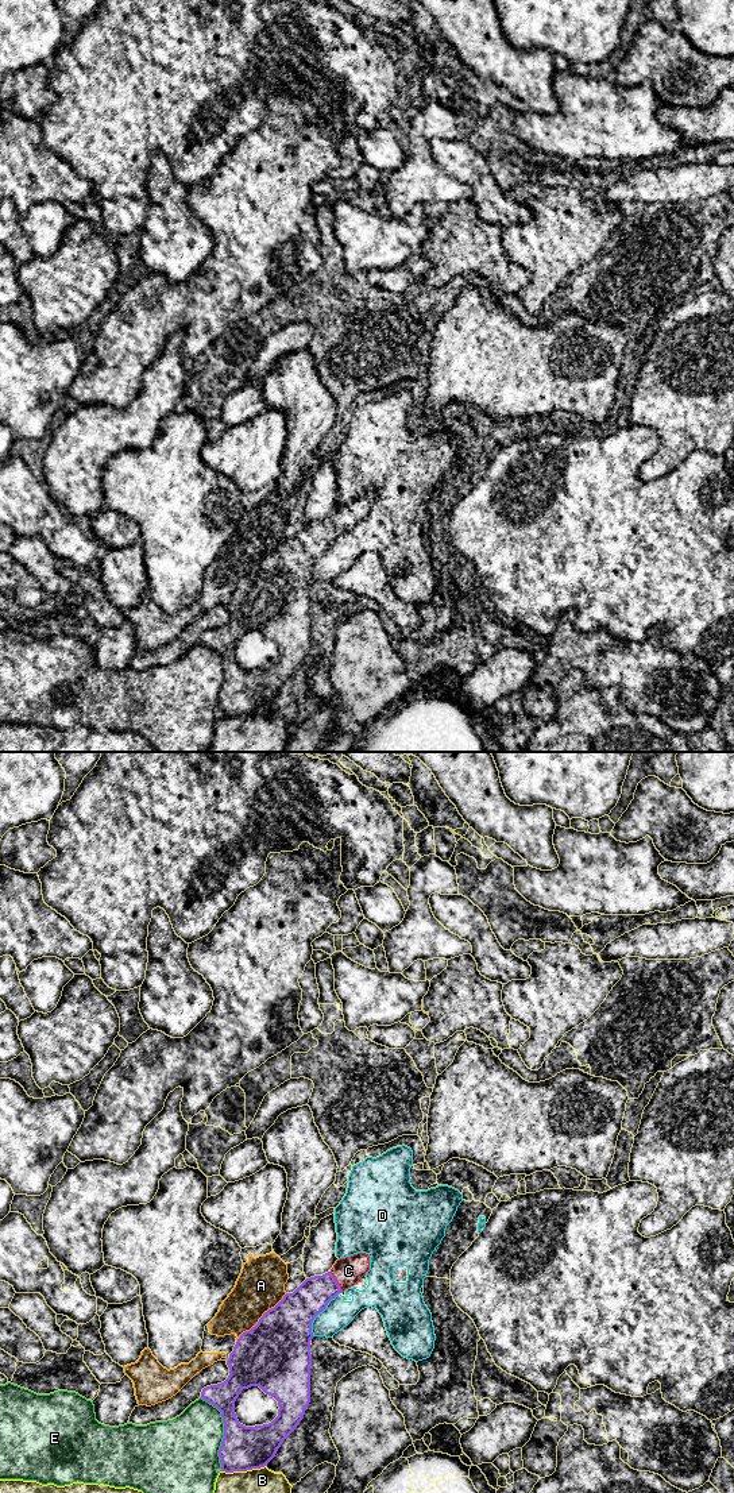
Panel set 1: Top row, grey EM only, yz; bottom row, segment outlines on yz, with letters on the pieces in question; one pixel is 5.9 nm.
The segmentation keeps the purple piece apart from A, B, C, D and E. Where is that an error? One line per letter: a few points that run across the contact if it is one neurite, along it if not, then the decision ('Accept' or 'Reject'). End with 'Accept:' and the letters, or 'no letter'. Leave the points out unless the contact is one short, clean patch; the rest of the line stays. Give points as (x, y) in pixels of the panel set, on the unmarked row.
A: Reject
B: Reject
C: Line: yz (312, 540), (336, 525), (348, 514). Accept
D: Reject
E: Reject
Accept: C

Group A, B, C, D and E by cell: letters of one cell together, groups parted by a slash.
A / B / C / D / E

